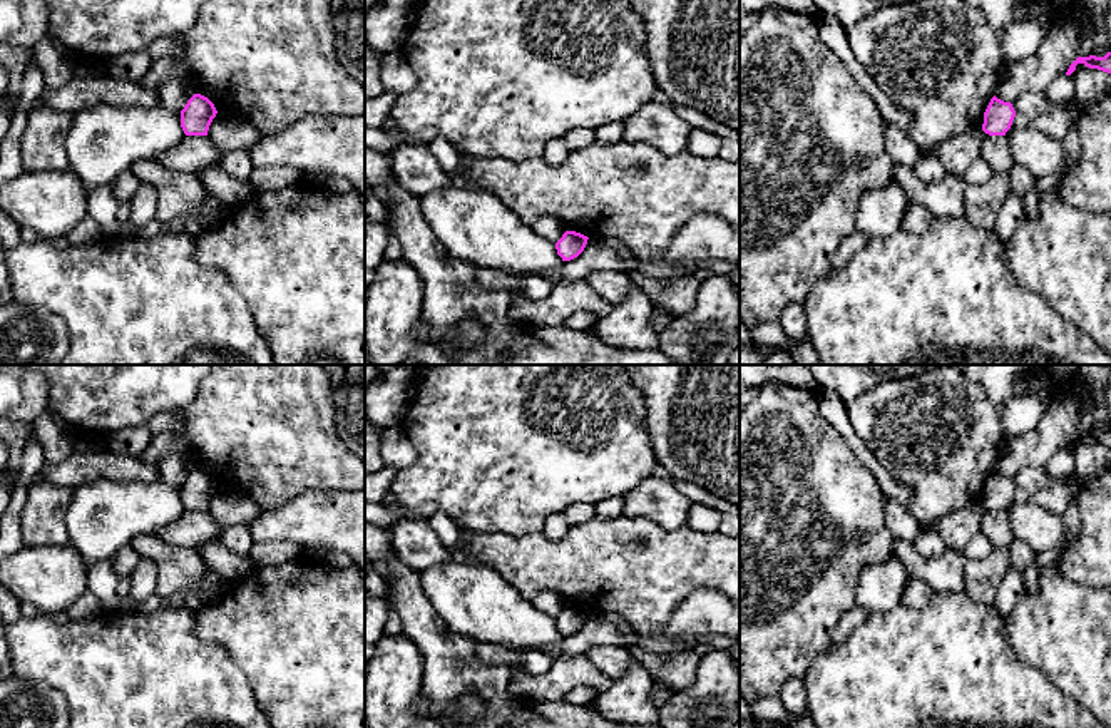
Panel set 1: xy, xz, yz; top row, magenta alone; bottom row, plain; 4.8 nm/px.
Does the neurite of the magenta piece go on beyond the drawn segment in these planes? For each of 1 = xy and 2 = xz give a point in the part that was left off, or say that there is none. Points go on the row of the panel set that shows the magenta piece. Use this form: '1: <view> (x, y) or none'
1: none
2: none

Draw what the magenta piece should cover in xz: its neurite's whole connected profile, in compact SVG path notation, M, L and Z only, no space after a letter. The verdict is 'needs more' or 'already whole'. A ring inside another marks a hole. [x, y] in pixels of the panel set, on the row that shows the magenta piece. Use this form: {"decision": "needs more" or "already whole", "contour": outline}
{"decision": "already whole", "contour": "M566 231L556 243L557 254L562 258L562 261L571 261L584 251L587 239L589 238L581 233Z"}

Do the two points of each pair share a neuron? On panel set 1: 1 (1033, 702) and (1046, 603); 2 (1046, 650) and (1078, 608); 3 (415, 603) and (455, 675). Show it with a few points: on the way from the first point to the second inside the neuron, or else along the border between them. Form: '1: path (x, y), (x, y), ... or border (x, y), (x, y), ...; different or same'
1: border (1008, 643), (1024, 663), (1041, 670), (1066, 695); different
2: path (1056, 640), (1078, 618); same
3: path (420, 621), (447, 656); same

